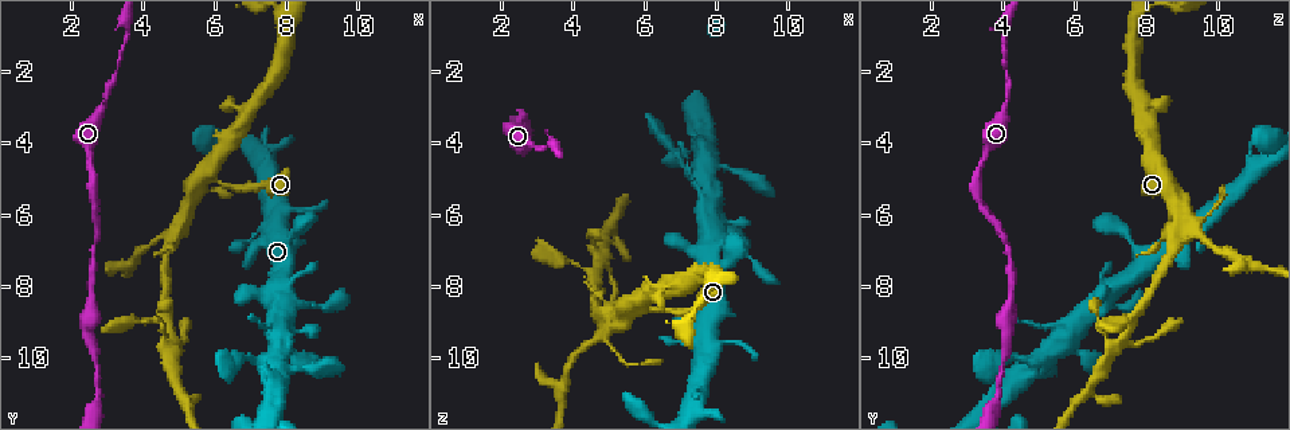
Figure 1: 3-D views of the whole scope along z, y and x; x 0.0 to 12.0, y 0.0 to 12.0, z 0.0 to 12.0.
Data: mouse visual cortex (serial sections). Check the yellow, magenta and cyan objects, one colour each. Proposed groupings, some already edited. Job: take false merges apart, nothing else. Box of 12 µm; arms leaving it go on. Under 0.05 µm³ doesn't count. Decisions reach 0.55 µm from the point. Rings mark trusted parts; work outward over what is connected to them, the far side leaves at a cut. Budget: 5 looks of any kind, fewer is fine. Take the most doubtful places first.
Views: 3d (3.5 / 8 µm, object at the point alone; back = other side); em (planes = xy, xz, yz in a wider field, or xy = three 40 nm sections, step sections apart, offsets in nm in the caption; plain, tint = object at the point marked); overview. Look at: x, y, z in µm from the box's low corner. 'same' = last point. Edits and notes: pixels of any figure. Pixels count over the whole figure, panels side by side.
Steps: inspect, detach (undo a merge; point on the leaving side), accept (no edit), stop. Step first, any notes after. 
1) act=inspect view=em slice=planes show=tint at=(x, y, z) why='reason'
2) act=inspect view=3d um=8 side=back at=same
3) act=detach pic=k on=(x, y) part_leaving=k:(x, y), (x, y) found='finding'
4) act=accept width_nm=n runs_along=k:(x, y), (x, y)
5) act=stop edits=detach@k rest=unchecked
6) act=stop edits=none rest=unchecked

act=inspect view=3d um=8 at=(5.1, 6.2, 9.0)

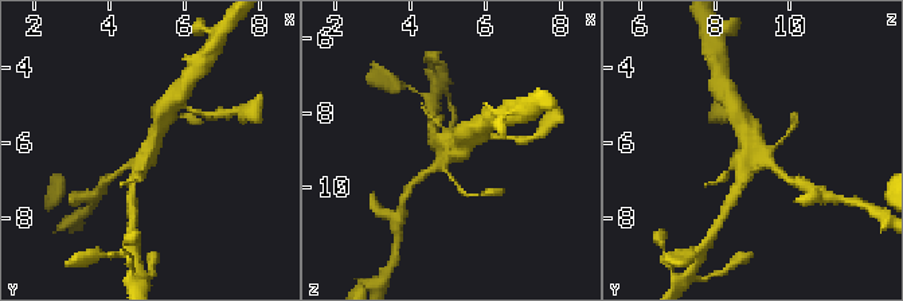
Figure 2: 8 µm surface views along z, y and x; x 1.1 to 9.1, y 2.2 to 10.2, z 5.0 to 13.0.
act=inspect view=em slice=xy step=1 show=tint at=(5.1, 6.2, 9.0) why='now the EM'

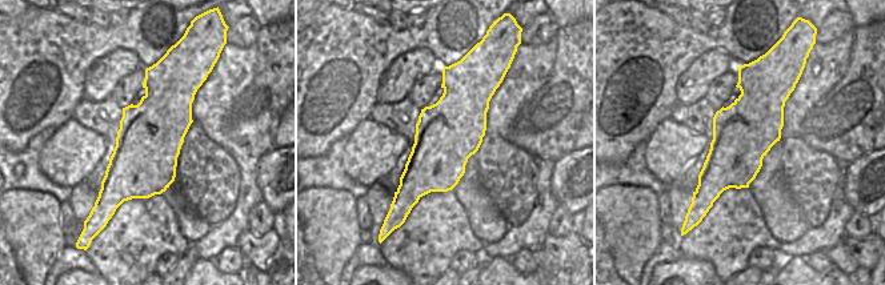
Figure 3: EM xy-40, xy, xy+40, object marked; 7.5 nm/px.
act=accept runs_along=2:(161, 118), (155, 144), (132, 183) found='one cell here'

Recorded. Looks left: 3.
act=inspect view=3d um=3.5 at=(4.7, 9.4, 7.4) why='two arms in line, one across'

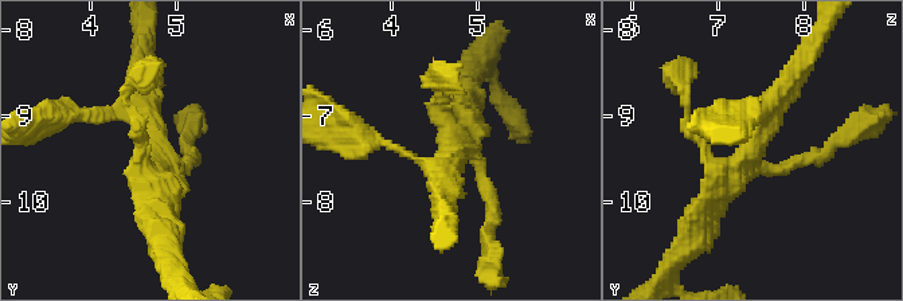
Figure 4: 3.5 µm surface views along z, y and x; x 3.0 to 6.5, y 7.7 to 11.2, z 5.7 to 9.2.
act=inspect view=em slice=xy step=1 show=tint at=(4.75, 9.35, 7.40) why='need the tissue'

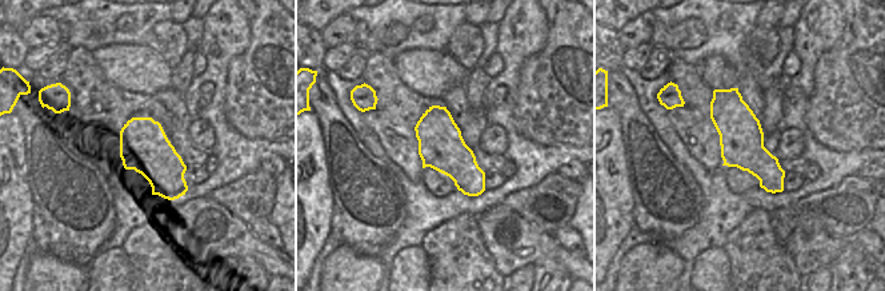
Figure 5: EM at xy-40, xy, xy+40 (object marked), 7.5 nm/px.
act=accept runs_along=4:(798, 70), (699, 223) found='continuous, no second cell'

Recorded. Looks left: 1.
act=stop edits=none rest=unchecked

